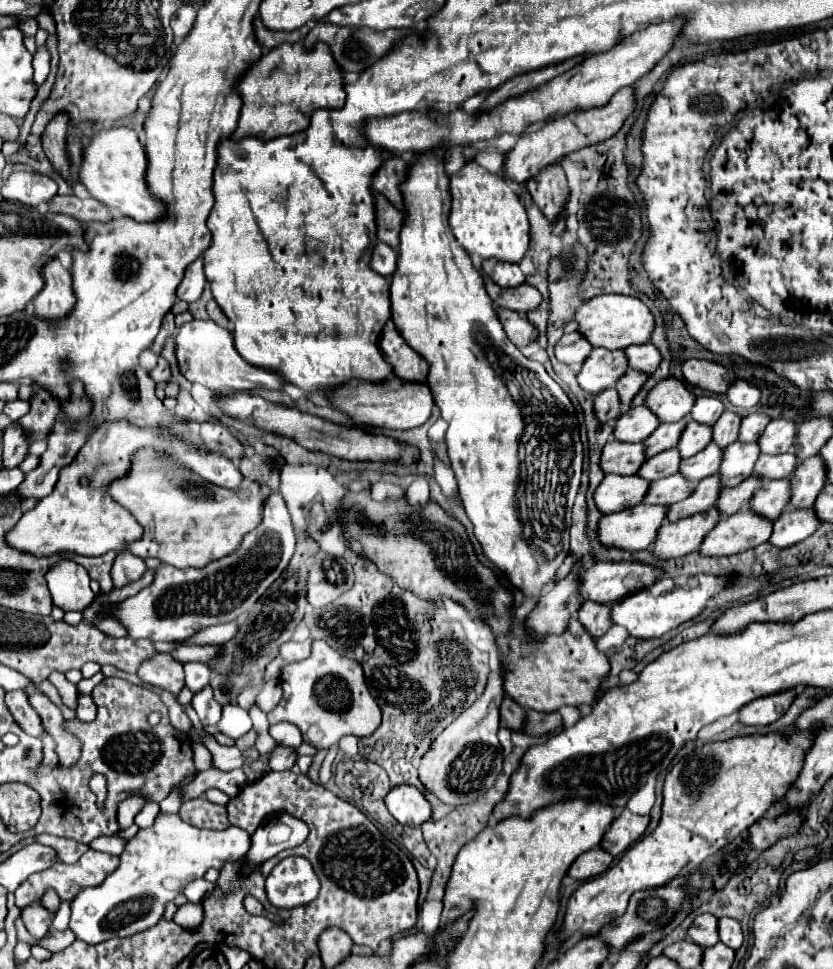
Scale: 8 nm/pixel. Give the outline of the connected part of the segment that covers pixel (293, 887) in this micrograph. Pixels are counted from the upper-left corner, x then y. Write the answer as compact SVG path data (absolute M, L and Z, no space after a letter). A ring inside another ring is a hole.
M305 857L283 859L265 881L267 897L279 909L293 909L313 901L319 887L319 879Z

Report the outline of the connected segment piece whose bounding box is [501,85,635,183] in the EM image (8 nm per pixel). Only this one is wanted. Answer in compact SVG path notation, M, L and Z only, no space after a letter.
M629 85L621 91L617 91L607 105L597 107L597 109L587 109L587 111L573 111L565 117L553 119L545 125L541 125L539 129L531 129L527 133L523 133L517 141L517 145L507 153L505 157L505 165L501 167L501 177L507 181L515 181L515 183L525 183L529 177L537 175L543 167L555 163L557 159L583 149L587 145L605 141L609 137L613 137L625 123L625 119L635 111L635 87Z

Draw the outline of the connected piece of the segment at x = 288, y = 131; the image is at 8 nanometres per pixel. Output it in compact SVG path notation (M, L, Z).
M283 43L263 55L257 63L249 67L237 85L241 93L243 107L233 141L247 135L259 139L275 139L281 135L293 135L309 127L311 113L317 109L341 109L345 103L345 81L337 61L325 45L317 45L313 53L305 53L301 43Z

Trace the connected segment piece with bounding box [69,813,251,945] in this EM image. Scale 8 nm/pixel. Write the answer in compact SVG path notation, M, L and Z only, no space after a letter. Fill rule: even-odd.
M157 815L153 827L137 831L121 853L119 867L97 887L83 889L71 903L69 927L85 943L101 943L111 937L127 937L153 927L165 913L165 905L183 893L189 881L201 879L209 869L221 871L225 863L247 855L251 835L231 825L229 829L199 829L175 815Z

